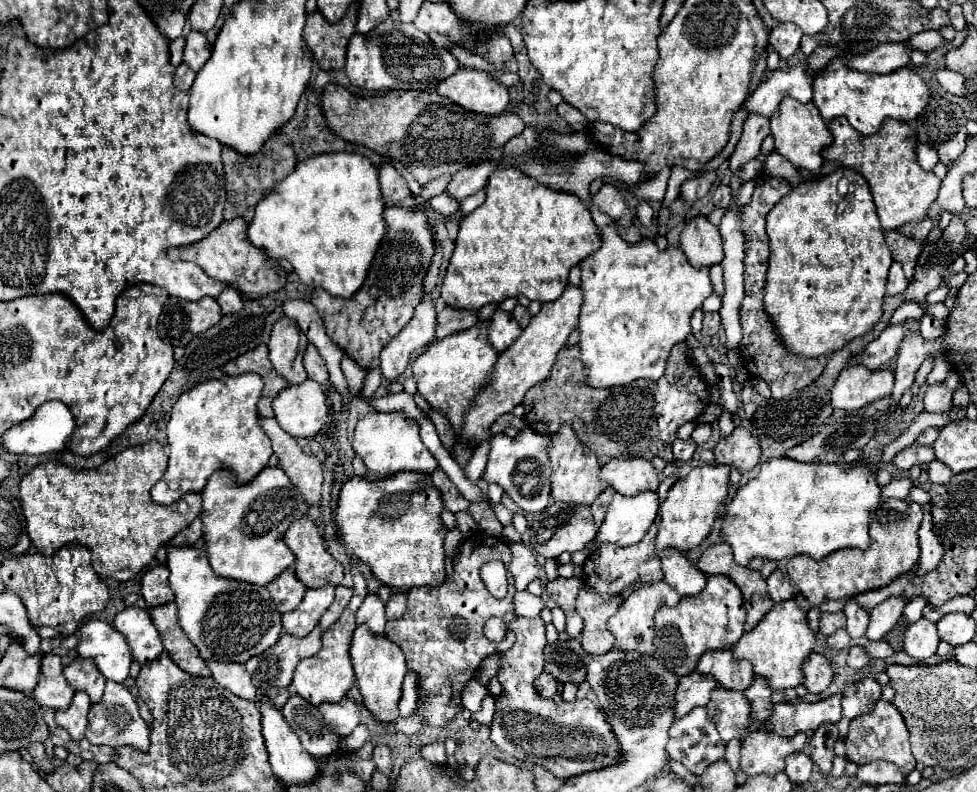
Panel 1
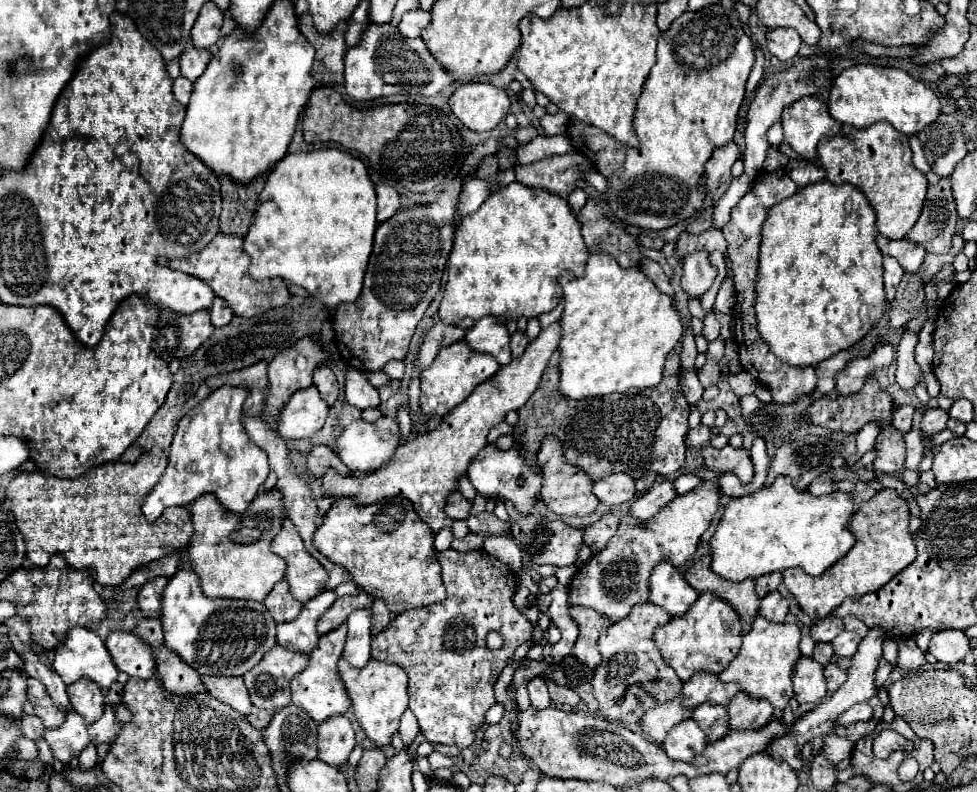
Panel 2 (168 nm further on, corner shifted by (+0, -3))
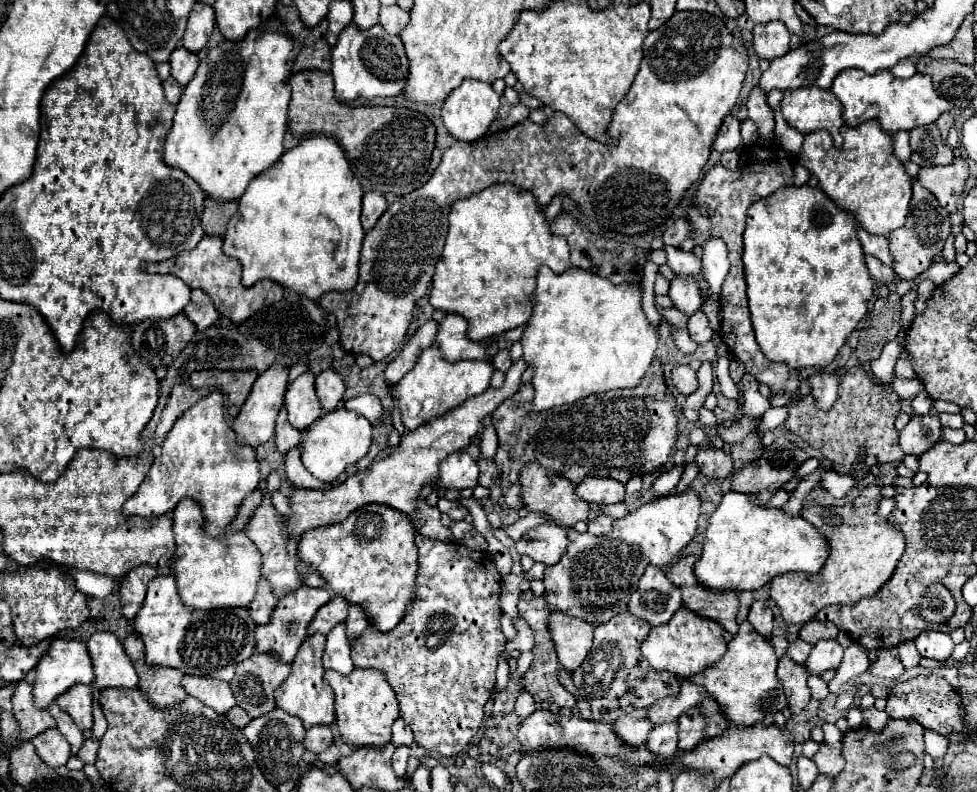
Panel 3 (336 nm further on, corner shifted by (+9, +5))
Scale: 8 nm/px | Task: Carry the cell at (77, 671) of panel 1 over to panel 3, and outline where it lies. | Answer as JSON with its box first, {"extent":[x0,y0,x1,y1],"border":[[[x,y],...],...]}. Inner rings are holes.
{"extent":[56,683,92,729],"border":[[[76,683],[64,695],[58,695],[56,703],[74,719],[78,729],[92,727],[92,691],[90,685]]]}

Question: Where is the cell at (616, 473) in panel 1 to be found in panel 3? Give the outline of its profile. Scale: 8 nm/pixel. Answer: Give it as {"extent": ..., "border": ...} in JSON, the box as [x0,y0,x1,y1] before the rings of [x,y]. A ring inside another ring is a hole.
{"extent":[576,477,624,505],"border":[[[584,477],[578,483],[576,493],[588,503],[610,505],[624,499],[624,485],[612,477]]]}

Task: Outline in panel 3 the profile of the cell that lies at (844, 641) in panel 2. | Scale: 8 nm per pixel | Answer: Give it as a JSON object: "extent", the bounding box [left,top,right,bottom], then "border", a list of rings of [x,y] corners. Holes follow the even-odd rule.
{"extent":[804,639,844,673],"border":[[[822,639],[814,645],[804,665],[810,673],[822,673],[826,669],[836,669],[842,661],[842,653],[844,653],[844,647],[836,639]]]}

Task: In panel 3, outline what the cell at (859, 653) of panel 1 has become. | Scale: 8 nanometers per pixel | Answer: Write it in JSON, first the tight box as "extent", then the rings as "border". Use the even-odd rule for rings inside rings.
{"extent":[808,675,828,699],"border":[[[810,675],[808,685],[812,689],[814,699],[826,699],[828,697],[828,687],[826,687],[826,681],[822,679],[822,675]]]}

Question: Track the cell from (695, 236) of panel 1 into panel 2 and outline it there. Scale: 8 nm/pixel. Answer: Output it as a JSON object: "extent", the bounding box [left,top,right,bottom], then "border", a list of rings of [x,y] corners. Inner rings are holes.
{"extent":[681,251,715,299],"border":[[[697,251],[693,255],[687,255],[683,259],[683,275],[681,275],[681,289],[695,299],[701,299],[705,291],[715,281],[715,267],[709,263],[709,253],[707,251]]]}

